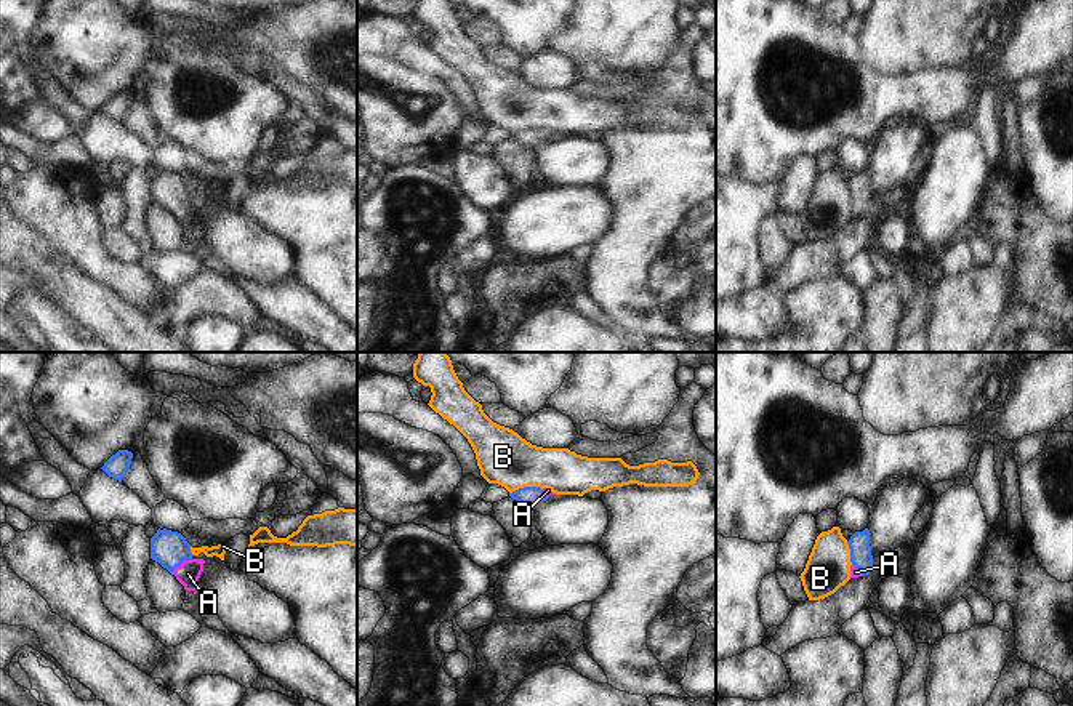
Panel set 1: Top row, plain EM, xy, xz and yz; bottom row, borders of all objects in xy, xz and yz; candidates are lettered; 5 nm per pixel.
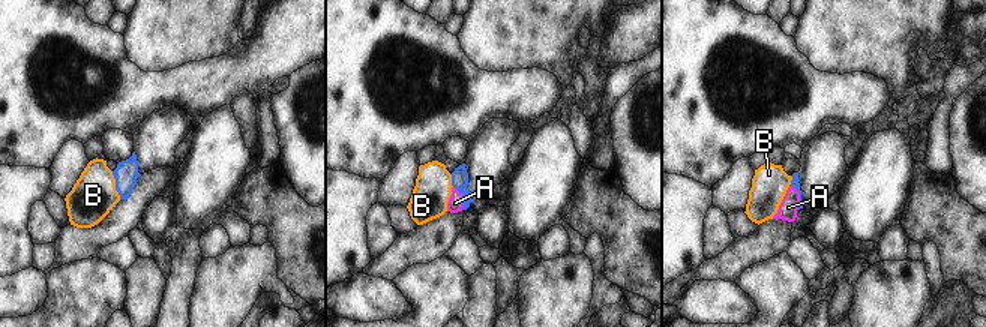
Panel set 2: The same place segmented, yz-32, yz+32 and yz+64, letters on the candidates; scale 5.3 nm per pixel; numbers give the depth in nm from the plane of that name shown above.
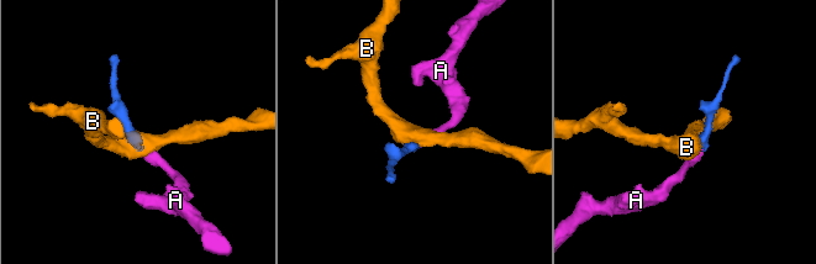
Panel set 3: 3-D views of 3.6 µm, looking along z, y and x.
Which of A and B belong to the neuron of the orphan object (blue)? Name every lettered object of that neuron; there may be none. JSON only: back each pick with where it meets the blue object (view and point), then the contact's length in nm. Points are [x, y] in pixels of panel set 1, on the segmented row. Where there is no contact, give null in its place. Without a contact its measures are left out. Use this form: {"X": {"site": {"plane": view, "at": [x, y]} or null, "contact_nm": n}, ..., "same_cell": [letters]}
{"A": {"site": {"plane": "xy", "at": [180, 564]}, "contact_nm": 130}, "same_cell": ["A"]}

